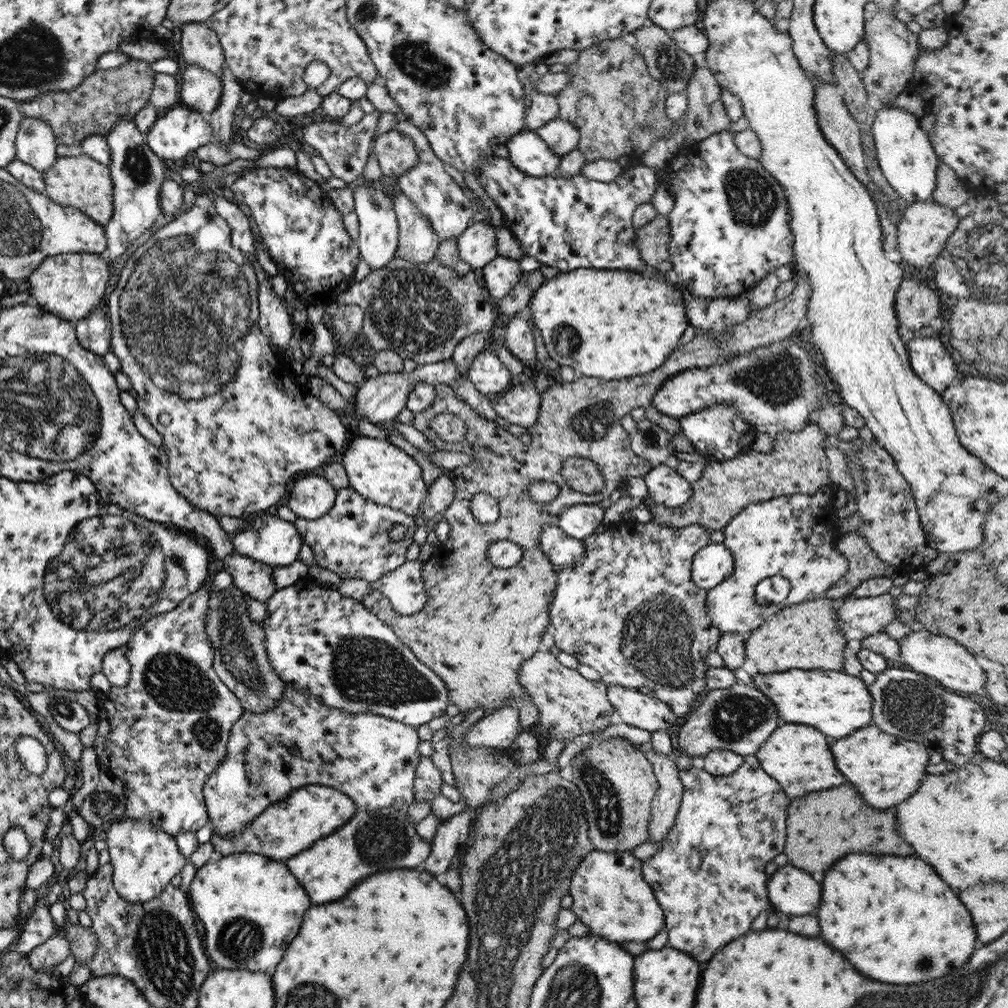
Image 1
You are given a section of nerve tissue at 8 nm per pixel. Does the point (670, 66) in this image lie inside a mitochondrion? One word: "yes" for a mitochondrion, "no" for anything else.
yes

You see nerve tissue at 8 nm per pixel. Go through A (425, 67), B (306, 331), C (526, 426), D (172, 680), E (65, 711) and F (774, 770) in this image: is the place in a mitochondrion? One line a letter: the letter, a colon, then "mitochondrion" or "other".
A: mitochondrion
B: other
C: other
D: mitochondrion
E: mitochondrion
F: other

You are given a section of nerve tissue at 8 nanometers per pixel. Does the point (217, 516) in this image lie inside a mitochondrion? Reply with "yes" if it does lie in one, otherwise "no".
no

